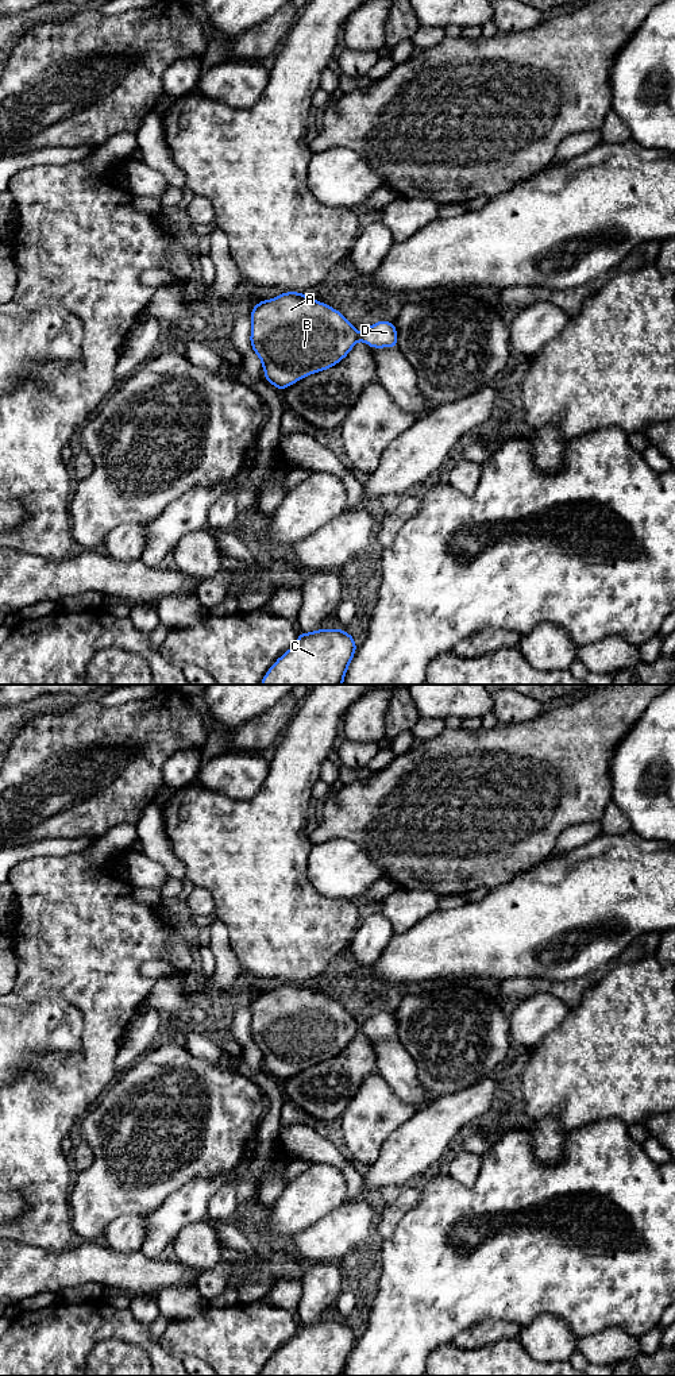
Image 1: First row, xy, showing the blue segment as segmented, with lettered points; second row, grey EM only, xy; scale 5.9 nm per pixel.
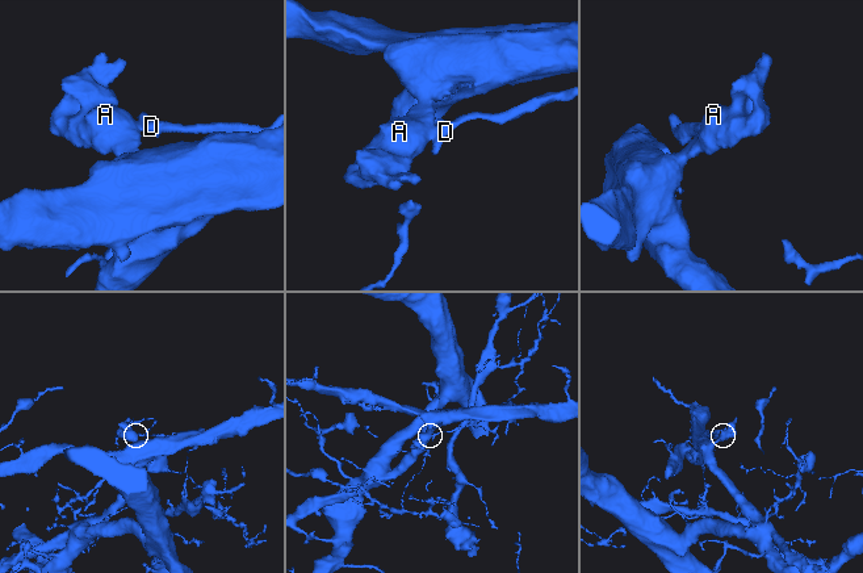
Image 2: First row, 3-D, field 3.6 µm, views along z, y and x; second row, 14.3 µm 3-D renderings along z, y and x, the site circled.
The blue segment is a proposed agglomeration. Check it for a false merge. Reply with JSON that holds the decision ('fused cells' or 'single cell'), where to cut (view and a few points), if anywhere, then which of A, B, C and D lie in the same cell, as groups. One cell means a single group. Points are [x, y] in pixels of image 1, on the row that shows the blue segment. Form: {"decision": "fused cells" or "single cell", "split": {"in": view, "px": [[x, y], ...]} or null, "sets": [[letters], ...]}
{"decision": "fused cells", "split": {"in": "xy", "px": [[358, 334], [361, 339]]}, "sets": [["A", "B", "C"], ["D"]]}

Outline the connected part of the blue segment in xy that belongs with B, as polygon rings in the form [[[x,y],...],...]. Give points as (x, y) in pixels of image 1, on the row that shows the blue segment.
[[[300,292],[259,301],[251,309],[250,344],[262,362],[265,379],[281,392],[300,379],[331,369],[360,340],[359,332],[338,309]]]

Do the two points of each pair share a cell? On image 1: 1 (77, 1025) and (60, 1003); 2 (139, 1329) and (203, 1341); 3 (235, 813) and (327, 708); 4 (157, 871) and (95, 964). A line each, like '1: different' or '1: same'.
1: same
2: different
3: same
4: different

